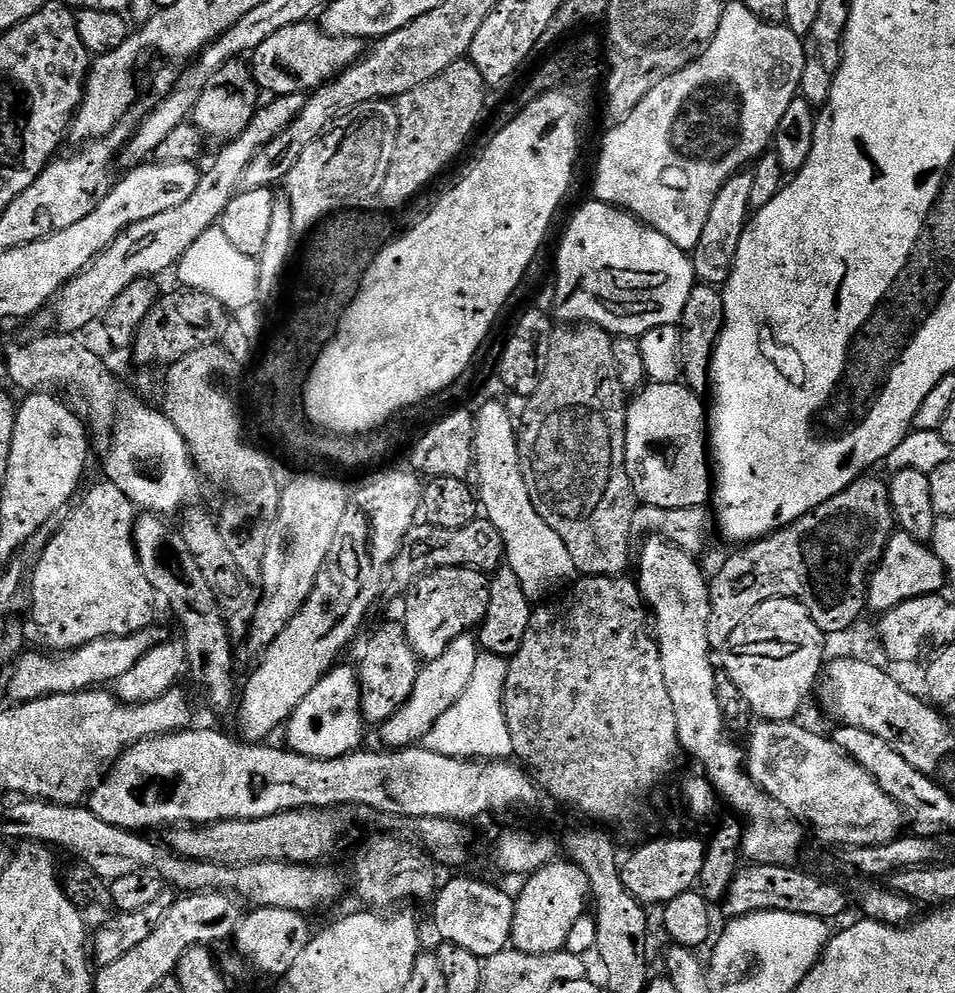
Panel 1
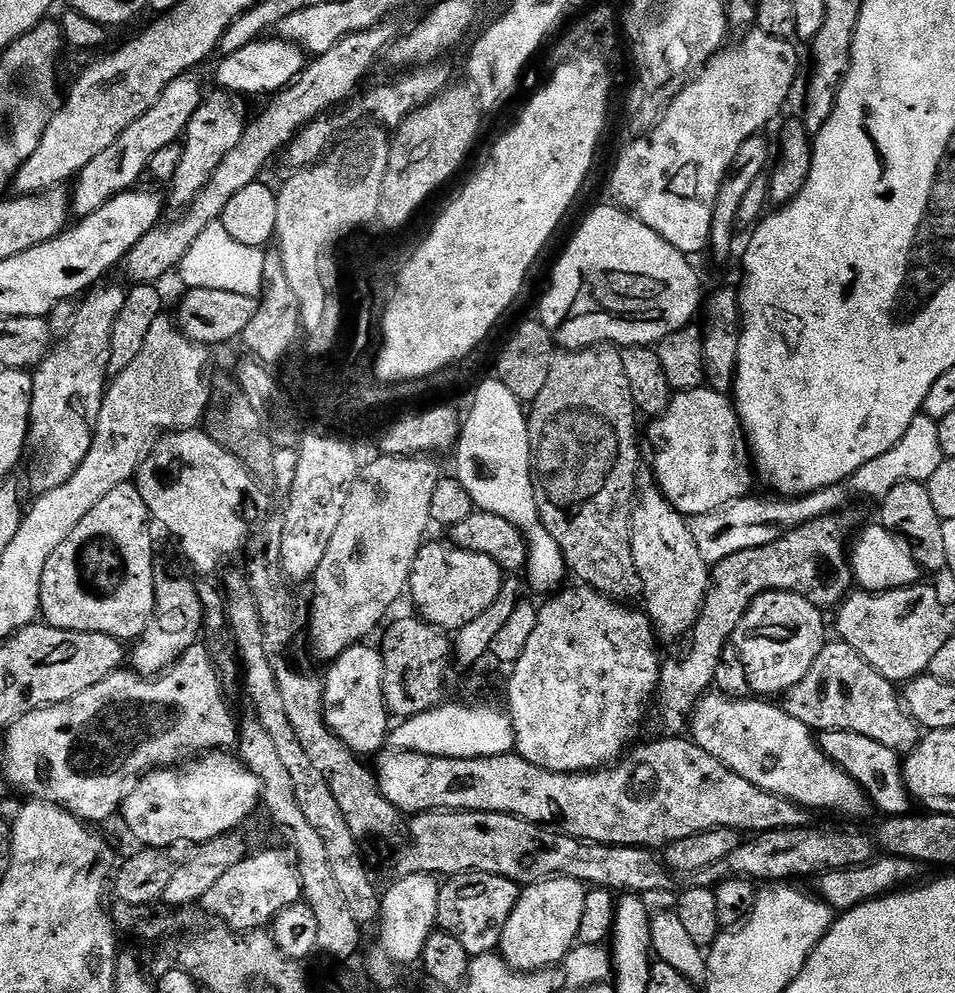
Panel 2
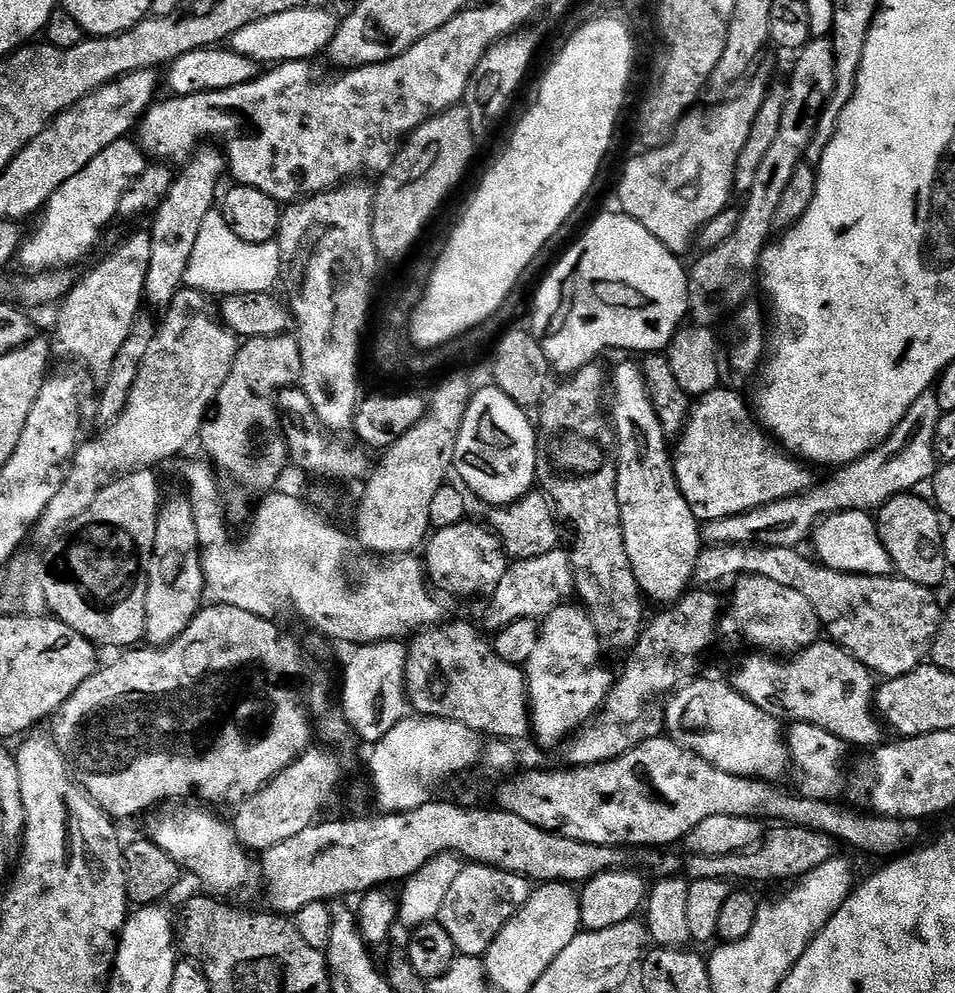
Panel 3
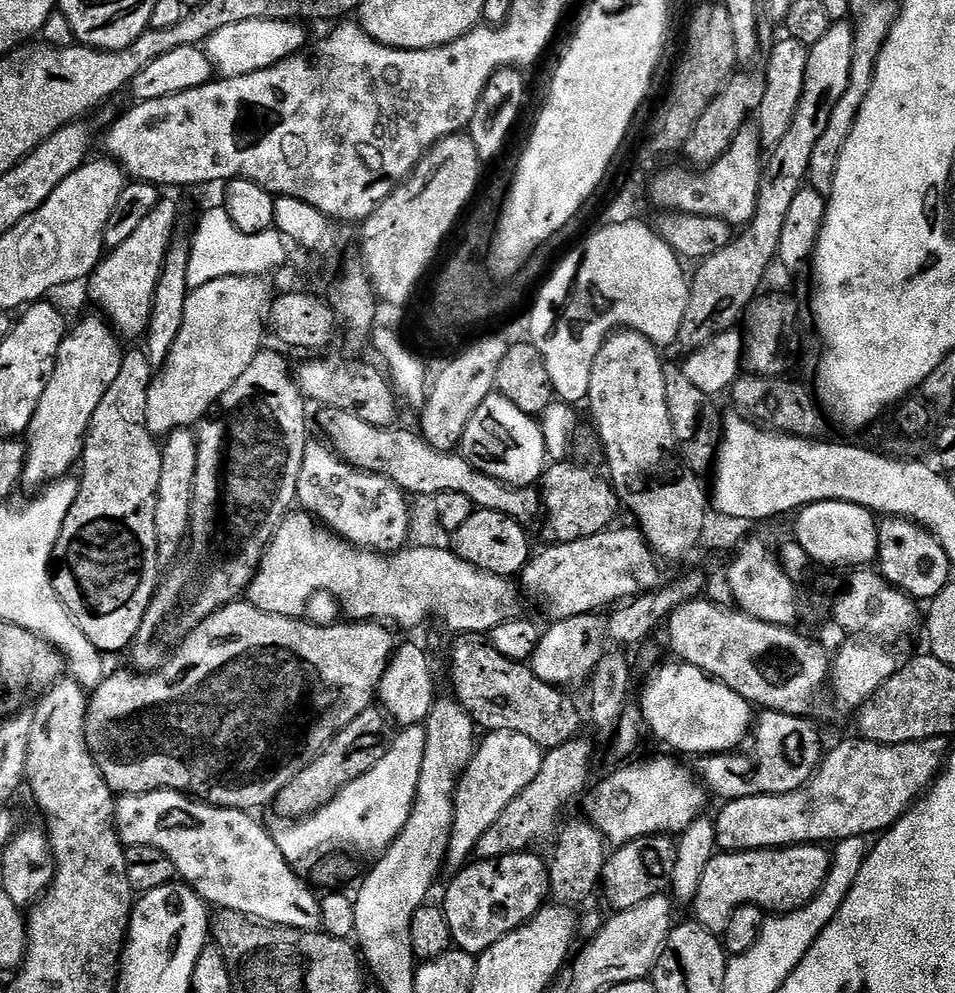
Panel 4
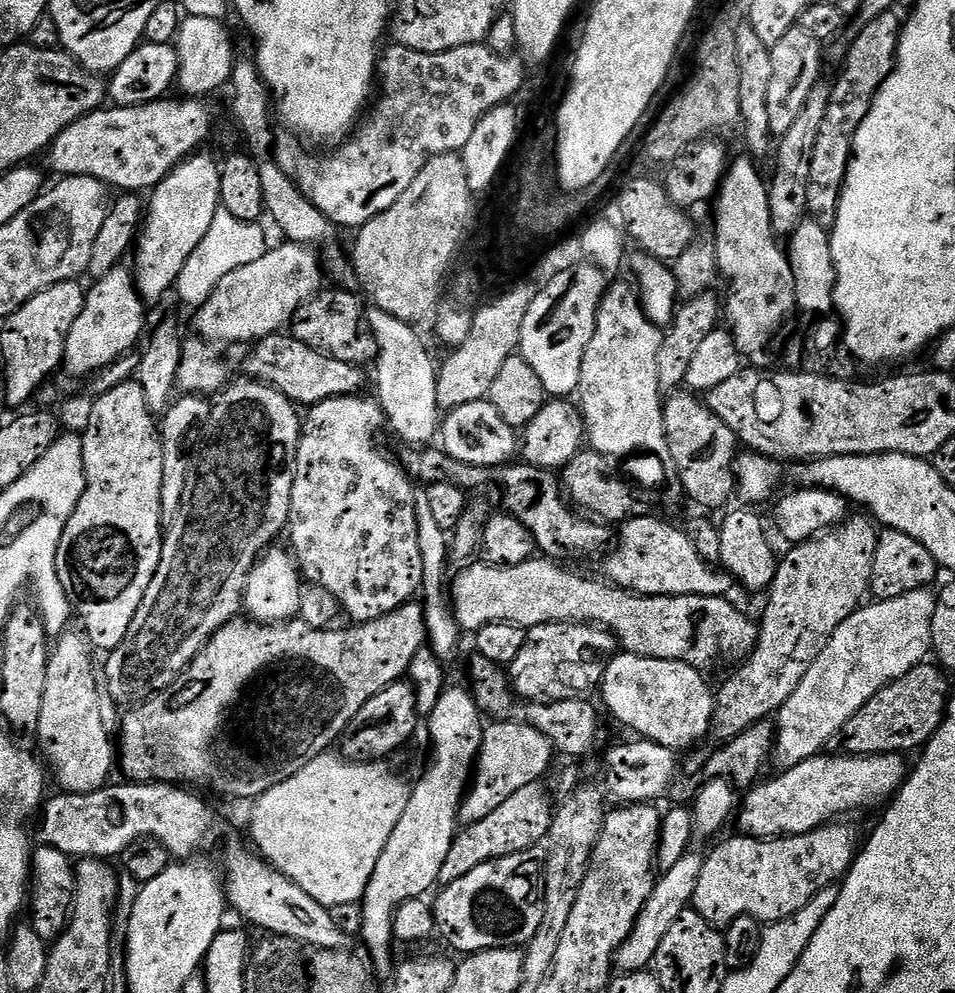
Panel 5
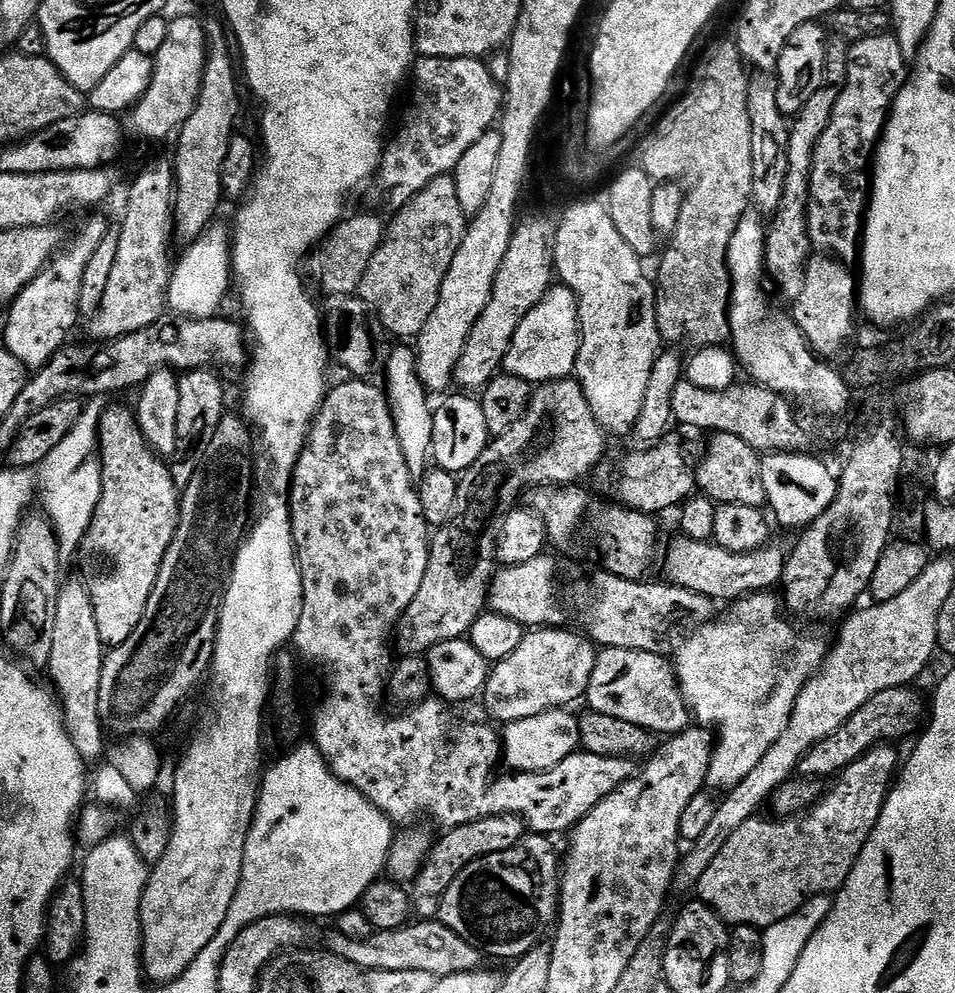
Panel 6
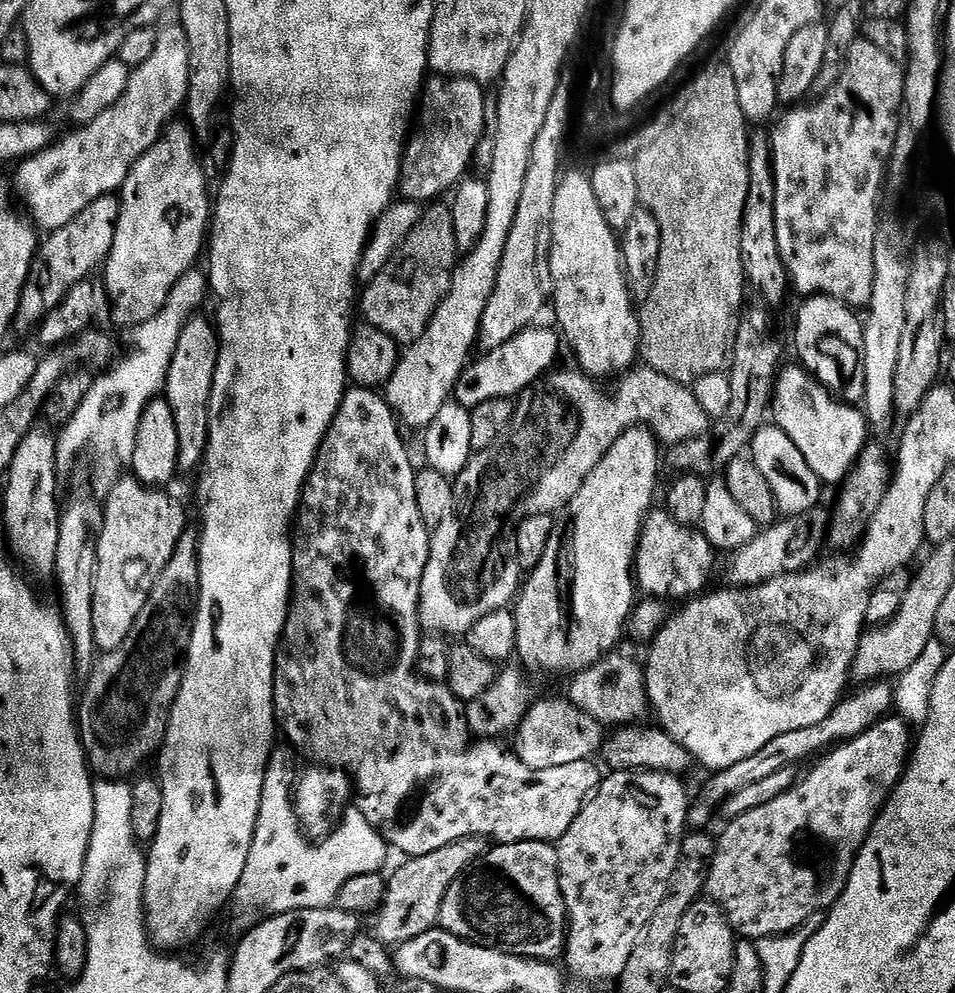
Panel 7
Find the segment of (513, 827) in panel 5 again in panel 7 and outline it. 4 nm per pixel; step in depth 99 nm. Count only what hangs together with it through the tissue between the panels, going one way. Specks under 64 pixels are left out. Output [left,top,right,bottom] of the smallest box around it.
[374,836,489,946]

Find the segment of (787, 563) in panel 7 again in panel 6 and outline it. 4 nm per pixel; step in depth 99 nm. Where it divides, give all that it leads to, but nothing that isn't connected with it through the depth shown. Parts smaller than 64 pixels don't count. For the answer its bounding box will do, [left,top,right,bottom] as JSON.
[667,535,785,602]

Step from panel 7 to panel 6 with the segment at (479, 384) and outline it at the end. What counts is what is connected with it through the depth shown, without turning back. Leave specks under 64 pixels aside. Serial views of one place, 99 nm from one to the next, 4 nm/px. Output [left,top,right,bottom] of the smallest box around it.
[503,286,580,386]

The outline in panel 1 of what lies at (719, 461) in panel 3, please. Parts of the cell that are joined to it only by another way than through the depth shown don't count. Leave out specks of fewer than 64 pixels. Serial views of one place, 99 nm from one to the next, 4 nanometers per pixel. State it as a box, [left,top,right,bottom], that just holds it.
[625,382,713,510]

